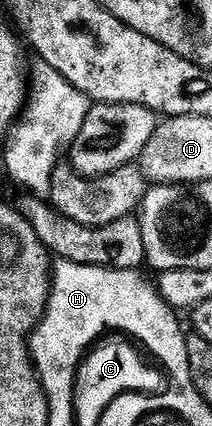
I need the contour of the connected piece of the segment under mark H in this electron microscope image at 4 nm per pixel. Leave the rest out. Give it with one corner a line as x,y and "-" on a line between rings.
61,261
52,268
49,302
40,323
28,336
27,346
38,376
49,375
53,383
61,373
67,381
67,371
73,370
71,377
77,377
81,359
89,351
97,351
97,333
111,331
111,327
135,329
143,339
151,333
151,347
159,351
163,339
171,341
173,335
183,334
183,327
177,324
175,316
174,309
137,271
113,271
109,267

